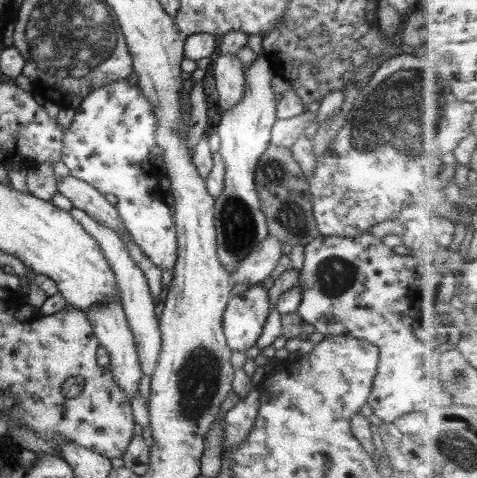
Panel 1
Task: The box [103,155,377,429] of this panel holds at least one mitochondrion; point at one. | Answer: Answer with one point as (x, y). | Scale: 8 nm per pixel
(198, 377)

